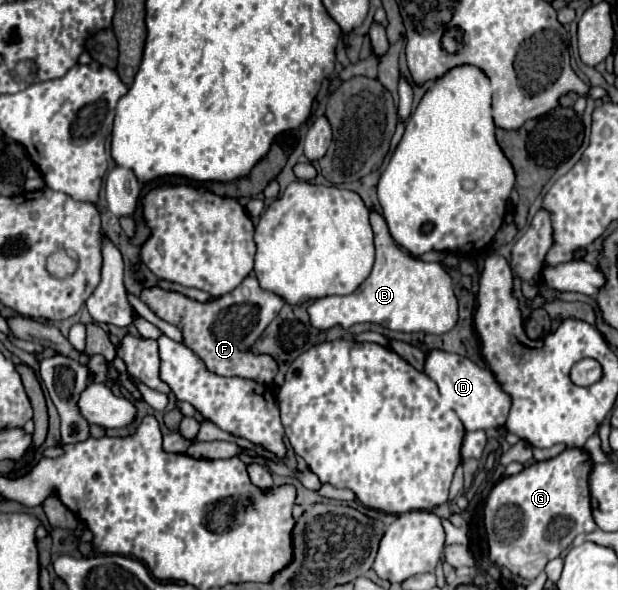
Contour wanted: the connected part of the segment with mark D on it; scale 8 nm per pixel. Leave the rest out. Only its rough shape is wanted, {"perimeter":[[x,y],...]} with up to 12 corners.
{"perimeter":[[433,351],[425,373],[467,431],[503,427],[511,397],[495,373]]}

